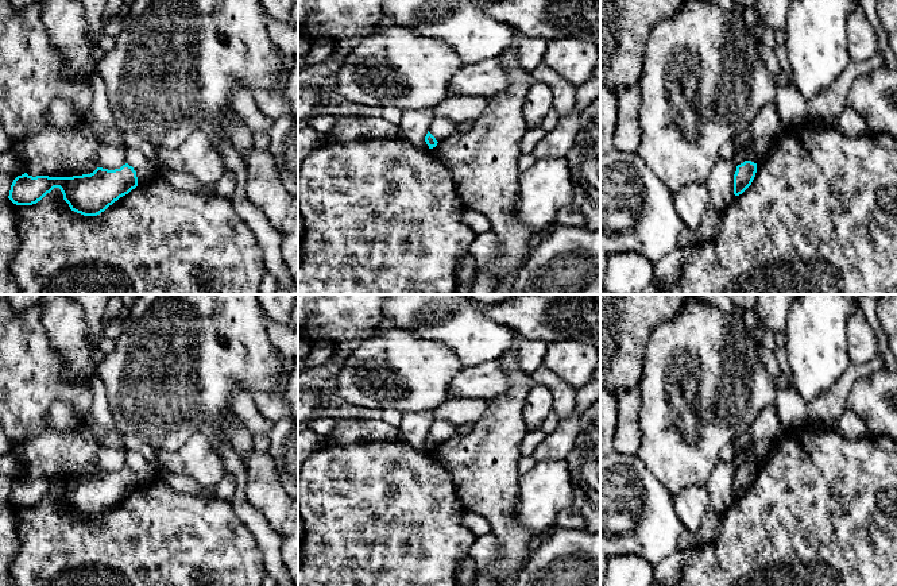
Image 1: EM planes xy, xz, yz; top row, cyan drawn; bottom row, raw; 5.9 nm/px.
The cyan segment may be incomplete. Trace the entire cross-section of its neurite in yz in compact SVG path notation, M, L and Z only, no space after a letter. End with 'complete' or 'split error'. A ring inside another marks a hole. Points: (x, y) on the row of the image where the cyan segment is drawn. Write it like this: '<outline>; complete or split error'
M745 161L736 166L734 174L734 194L742 194L753 182L757 173L757 163L751 161Z; complete

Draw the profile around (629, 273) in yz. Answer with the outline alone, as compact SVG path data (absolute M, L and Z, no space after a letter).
M638 252L608 255L603 289L611 294L638 294L654 279L654 266Z

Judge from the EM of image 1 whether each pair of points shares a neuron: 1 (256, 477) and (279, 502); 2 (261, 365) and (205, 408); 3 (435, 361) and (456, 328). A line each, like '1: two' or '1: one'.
1: one
2: one
3: two

